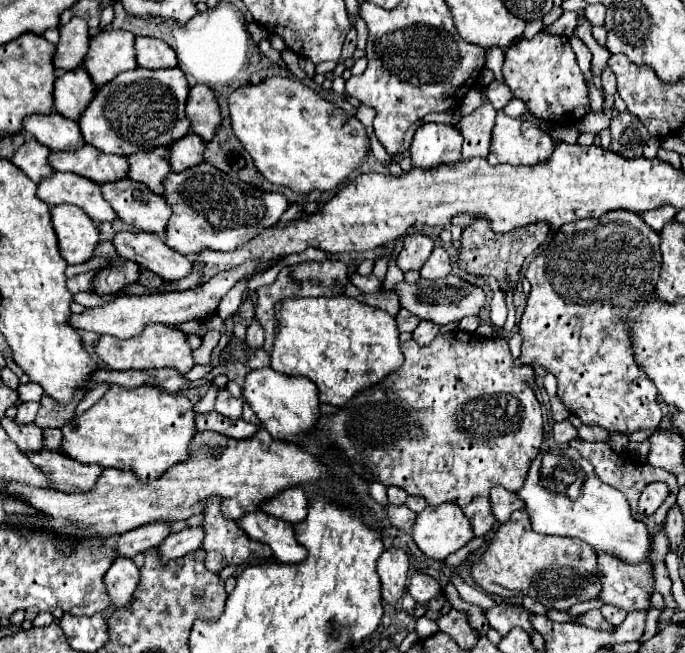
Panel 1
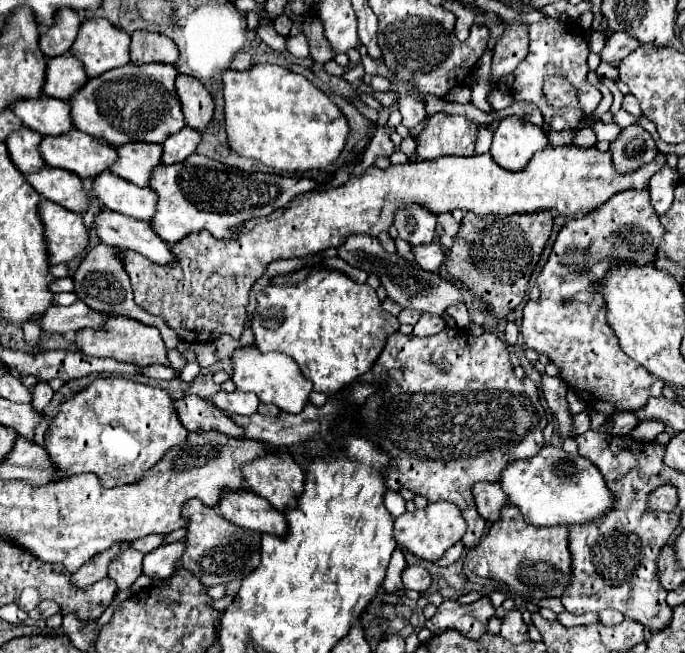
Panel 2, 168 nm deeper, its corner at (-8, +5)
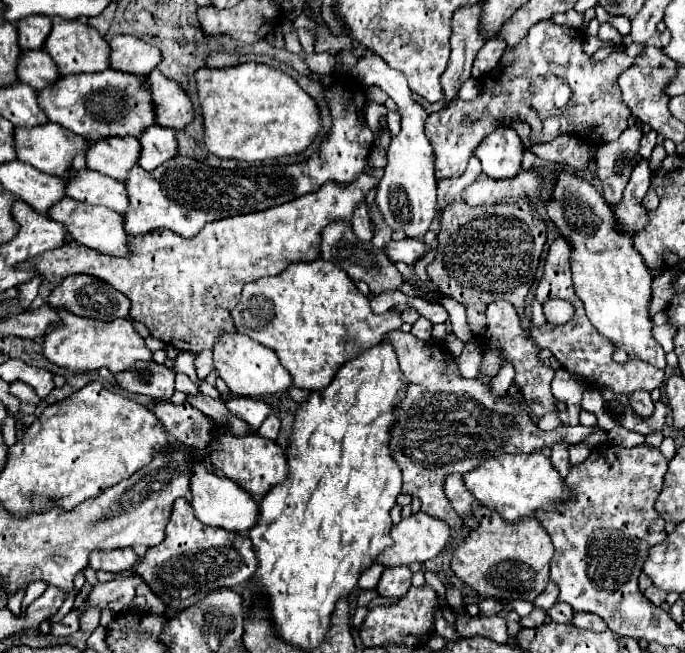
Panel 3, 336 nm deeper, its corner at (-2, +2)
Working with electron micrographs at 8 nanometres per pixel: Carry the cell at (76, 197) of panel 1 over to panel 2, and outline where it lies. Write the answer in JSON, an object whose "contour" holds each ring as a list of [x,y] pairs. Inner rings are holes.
{"contour":[[[44,167],[38,173],[26,175],[26,179],[42,197],[60,203],[74,213],[84,213],[90,207],[92,195],[84,189],[82,179],[72,171]]]}

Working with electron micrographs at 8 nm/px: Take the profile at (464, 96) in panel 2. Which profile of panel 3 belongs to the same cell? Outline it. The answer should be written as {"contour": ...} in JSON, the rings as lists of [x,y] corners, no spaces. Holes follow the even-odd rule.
{"contour":[[[368,50],[364,58],[358,60],[358,64],[352,68],[352,76],[358,78],[358,82],[364,82],[364,86],[370,86],[372,82],[380,86],[398,106],[400,114],[400,134],[392,136],[390,146],[386,150],[388,164],[384,166],[384,176],[378,184],[378,208],[392,230],[404,230],[408,238],[422,238],[430,226],[430,222],[436,216],[436,178],[434,178],[434,150],[424,134],[424,120],[428,114],[420,104],[412,100],[412,92],[406,84],[406,78],[402,72],[390,68],[382,60],[378,60],[378,54]]]}

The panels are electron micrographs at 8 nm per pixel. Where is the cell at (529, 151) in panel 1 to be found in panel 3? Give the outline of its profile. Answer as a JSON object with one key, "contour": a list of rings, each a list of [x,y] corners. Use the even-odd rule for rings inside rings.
{"contour":[[[502,128],[488,134],[476,148],[476,156],[482,162],[482,172],[488,178],[504,180],[514,178],[520,172],[522,142],[514,128]]]}

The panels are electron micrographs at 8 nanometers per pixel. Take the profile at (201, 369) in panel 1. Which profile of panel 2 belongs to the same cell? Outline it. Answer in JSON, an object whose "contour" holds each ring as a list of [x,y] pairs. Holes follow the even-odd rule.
{"contour":[[[163,365],[142,367],[140,372],[144,376],[161,380],[171,380],[180,377],[180,374],[176,373],[170,366]]]}

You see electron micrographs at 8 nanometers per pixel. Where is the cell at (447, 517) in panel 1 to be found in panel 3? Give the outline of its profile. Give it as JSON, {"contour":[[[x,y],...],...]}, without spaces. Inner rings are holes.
{"contour":[[[416,512],[410,518],[402,518],[398,526],[390,530],[392,546],[376,556],[376,564],[382,566],[408,566],[412,562],[426,562],[436,558],[450,538],[450,528],[438,518],[430,518],[424,512]]]}

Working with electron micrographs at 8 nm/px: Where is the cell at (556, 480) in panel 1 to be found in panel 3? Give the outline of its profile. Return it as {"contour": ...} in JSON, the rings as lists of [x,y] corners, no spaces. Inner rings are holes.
{"contour":[[[500,454],[484,460],[476,470],[464,474],[466,490],[486,508],[496,510],[504,520],[516,522],[518,518],[532,516],[534,510],[546,508],[554,502],[562,502],[566,498],[564,482],[558,478],[558,472],[550,464],[550,460],[540,454]]]}

